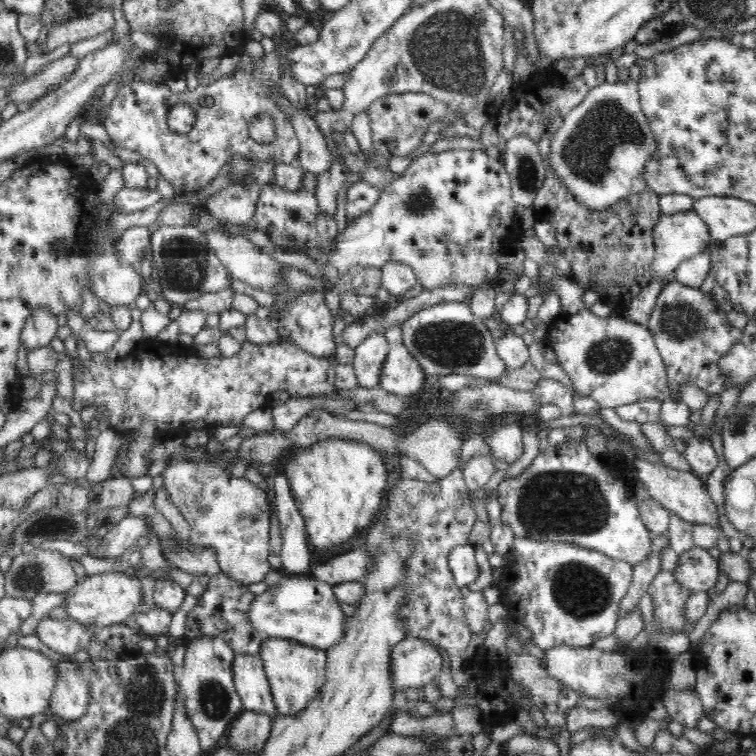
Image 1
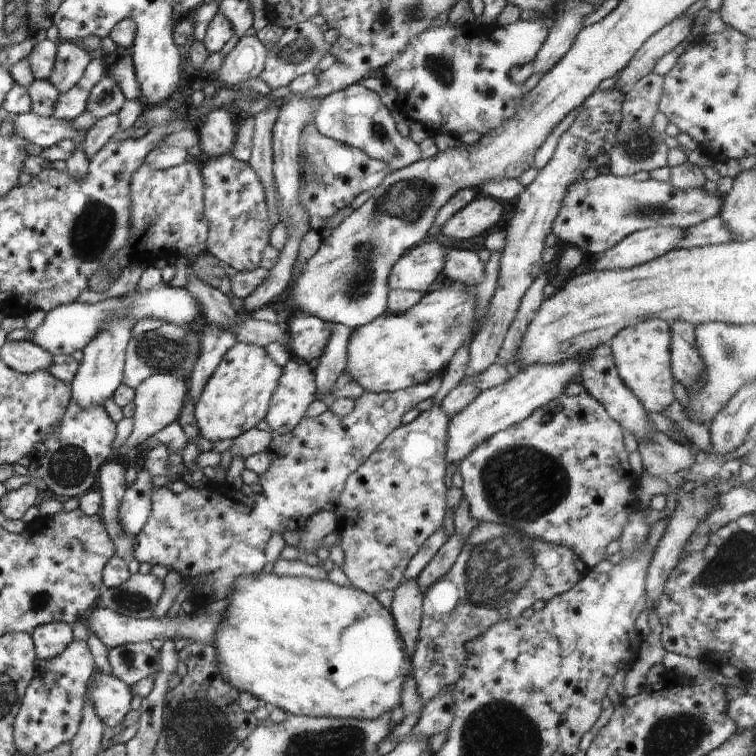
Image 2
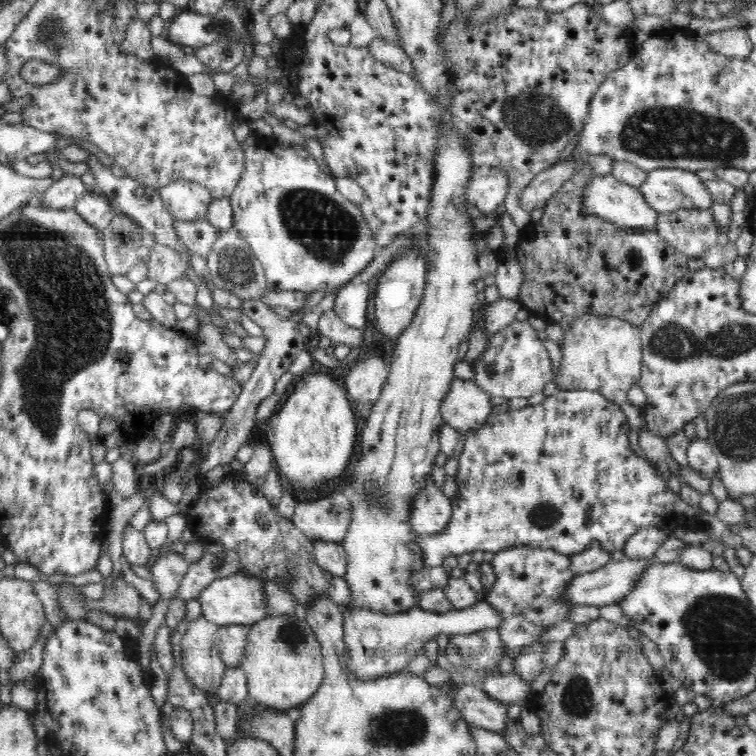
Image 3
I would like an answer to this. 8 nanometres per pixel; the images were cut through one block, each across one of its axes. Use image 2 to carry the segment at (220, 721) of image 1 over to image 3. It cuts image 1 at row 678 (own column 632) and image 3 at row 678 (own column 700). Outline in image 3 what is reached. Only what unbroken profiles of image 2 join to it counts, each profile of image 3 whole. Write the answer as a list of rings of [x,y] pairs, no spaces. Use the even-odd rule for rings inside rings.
[[[198,617],[187,626],[182,638],[182,667],[194,686],[212,698],[223,679],[226,663],[215,652],[218,625]]]

